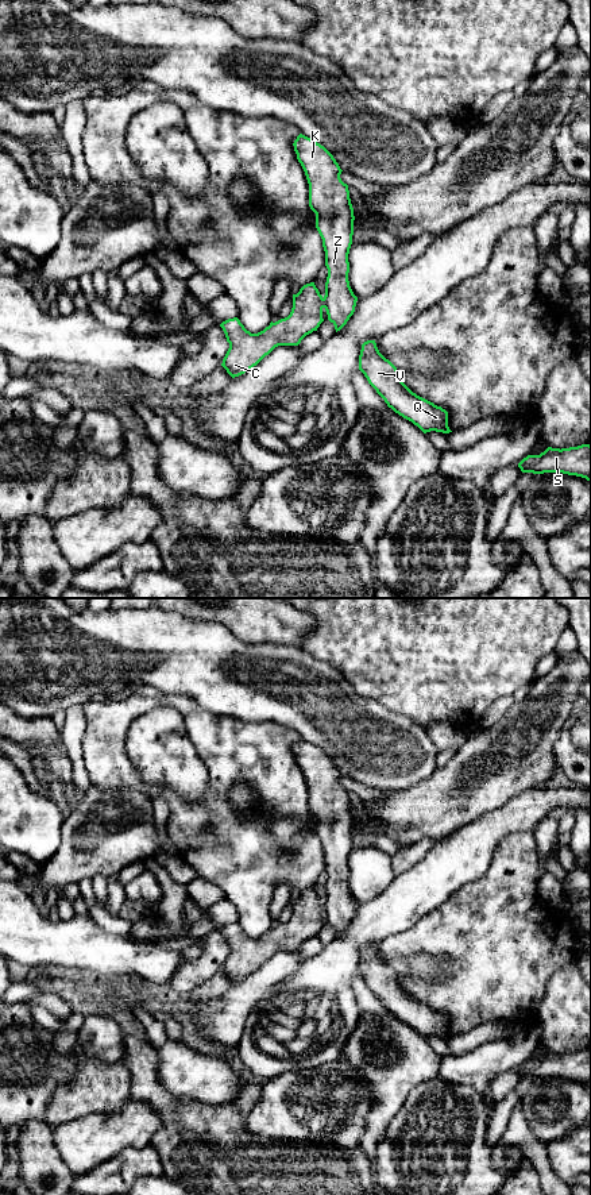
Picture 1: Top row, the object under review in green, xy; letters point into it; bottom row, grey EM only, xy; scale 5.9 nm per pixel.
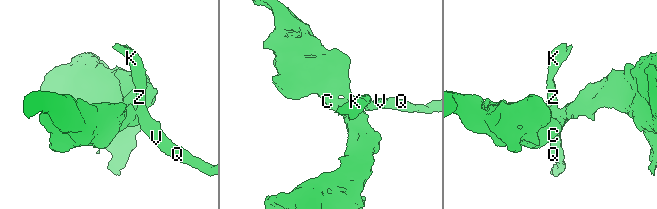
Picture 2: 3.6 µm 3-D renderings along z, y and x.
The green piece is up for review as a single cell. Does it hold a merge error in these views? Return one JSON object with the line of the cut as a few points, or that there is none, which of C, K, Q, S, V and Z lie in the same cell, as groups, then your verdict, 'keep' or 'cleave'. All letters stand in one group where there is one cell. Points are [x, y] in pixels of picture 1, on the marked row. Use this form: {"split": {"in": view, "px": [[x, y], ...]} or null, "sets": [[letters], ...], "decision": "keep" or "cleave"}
{"split": {"in": "xy", "px": [[321, 299], [324, 307]]}, "sets": [["C"], ["K", "Q", "S", "V", "Z"]], "decision": "cleave"}

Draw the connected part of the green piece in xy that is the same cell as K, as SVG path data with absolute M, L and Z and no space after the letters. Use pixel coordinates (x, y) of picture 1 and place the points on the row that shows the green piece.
M302 134L293 146L309 184L309 207L316 213L325 251L328 277L322 304L337 332L354 315L358 301L348 281L355 220L349 190L340 178L343 170L324 146Z

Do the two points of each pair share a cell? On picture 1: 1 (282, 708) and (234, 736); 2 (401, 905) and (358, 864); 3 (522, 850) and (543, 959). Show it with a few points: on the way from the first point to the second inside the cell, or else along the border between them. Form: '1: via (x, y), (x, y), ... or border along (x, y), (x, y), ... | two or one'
1: border along (228, 714), (244, 721), (275, 721), (290, 729) | two
2: border along (396, 875), (381, 893), (358, 904) | two
3: via (522, 877), (522, 932) | one

